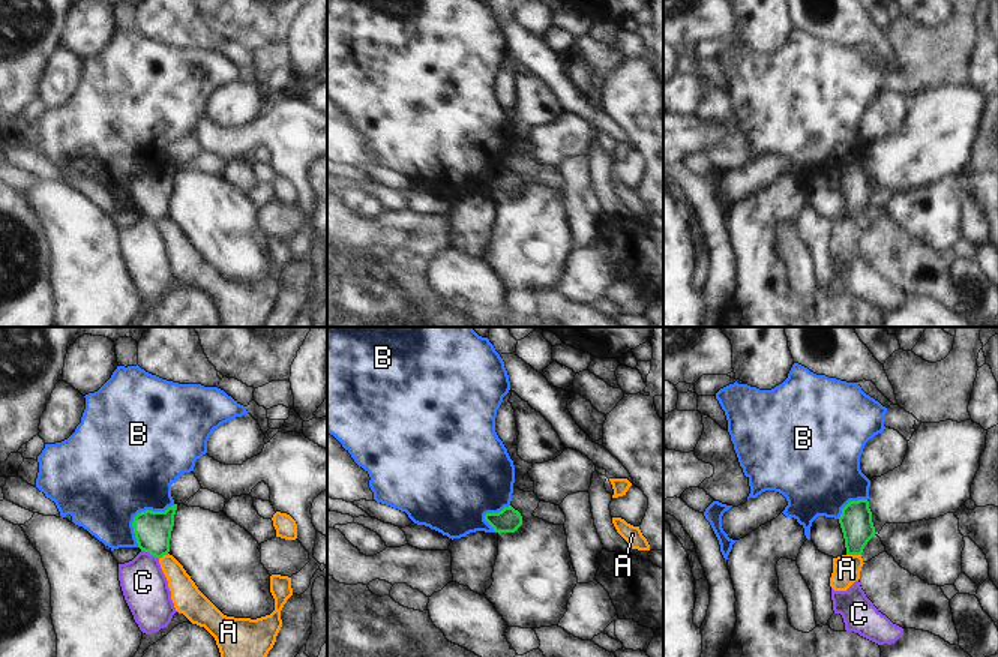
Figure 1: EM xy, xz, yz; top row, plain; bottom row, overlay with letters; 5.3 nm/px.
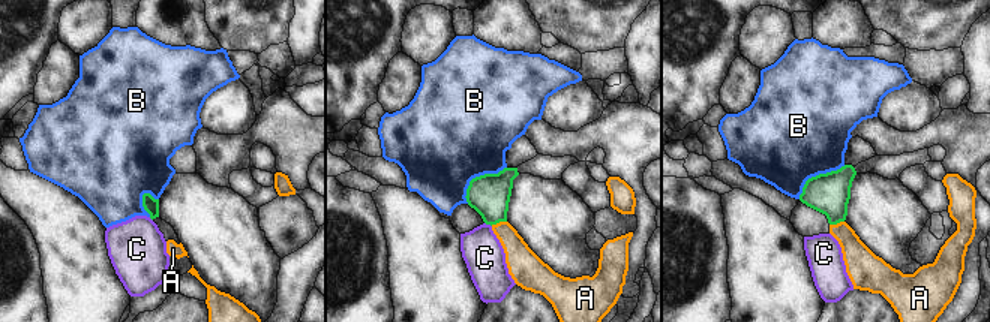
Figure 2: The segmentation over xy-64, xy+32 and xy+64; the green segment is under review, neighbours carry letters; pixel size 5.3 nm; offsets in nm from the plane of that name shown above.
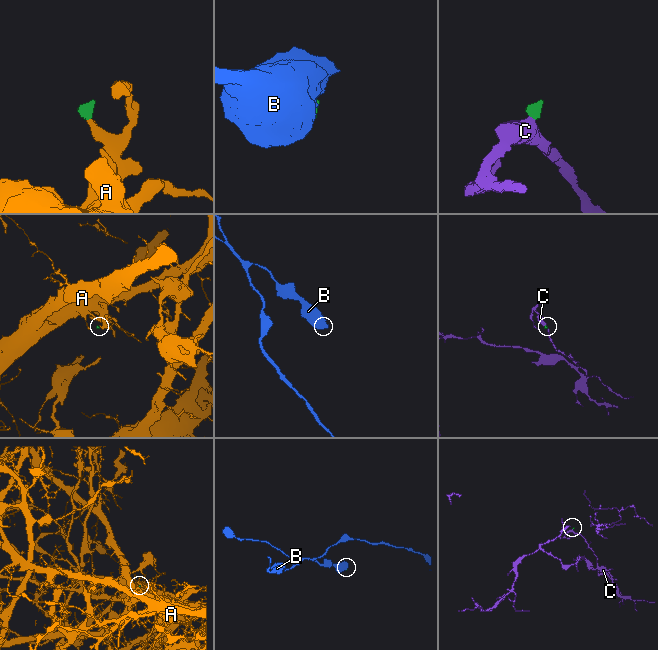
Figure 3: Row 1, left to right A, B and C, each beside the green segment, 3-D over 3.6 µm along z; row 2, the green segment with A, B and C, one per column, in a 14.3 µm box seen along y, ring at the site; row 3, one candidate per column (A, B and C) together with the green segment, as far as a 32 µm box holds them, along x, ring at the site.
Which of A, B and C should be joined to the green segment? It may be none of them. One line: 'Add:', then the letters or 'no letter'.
Add: no letter.

